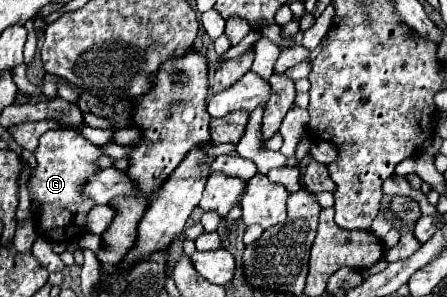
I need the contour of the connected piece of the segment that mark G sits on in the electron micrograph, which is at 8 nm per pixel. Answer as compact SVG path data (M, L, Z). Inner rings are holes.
M54 129L46 131L40 137L40 145L36 149L38 165L36 169L32 169L28 191L30 197L42 201L42 207L38 211L38 227L46 239L70 241L74 239L74 235L80 235L84 231L86 215L94 207L94 203L82 197L82 189L88 177L98 171L96 161L100 155L100 149L74 129Z

